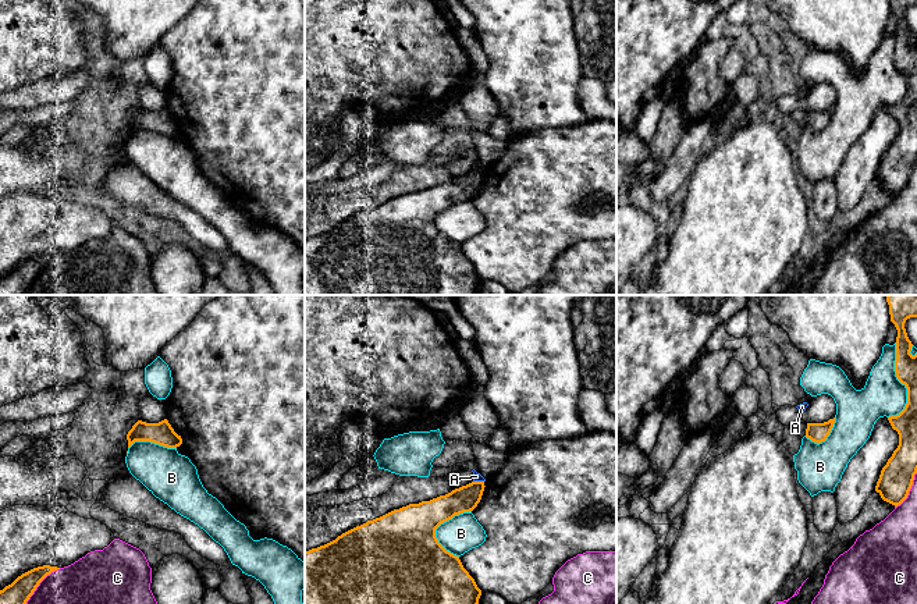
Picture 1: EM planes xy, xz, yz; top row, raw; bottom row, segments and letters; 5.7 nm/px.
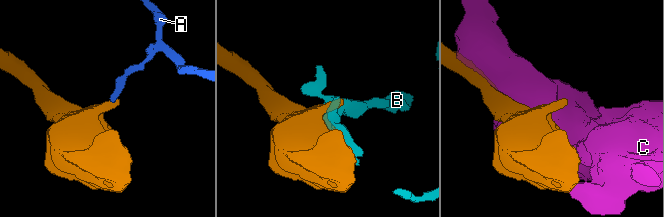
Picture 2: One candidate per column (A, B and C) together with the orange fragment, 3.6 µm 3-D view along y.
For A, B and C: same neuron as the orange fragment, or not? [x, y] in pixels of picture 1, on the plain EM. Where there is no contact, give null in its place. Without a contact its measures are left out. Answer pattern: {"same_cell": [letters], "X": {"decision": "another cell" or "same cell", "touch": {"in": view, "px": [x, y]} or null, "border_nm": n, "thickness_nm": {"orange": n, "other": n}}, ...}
{"same_cell": [], "A": {"decision": "another cell", "touch": {"in": "xz", "px": [479, 170]}, "border_nm": 60, "thickness_nm": {"orange": 150, "other": 50}}, "B": {"decision": "another cell", "touch": {"in": "yz", "px": [902, 71]}, "border_nm": 440, "thickness_nm": {"orange": 140, "other": 240}}, "C": {"decision": "another cell", "touch": {"in": "xy", "px": [38, 273]}, "border_nm": 320, "thickness_nm": {"orange": 160, "other": 480}}}

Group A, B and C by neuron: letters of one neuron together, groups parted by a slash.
A / B / C

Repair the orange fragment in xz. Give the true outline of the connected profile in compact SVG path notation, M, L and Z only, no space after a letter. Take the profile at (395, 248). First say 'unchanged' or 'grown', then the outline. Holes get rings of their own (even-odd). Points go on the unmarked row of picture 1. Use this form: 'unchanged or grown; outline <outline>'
unchanged; outline M472 170L430 189L409 192L305 239L305 295L477 295L481 278L459 245L438 231L436 217L455 203L473 199L484 175L484 170Z

